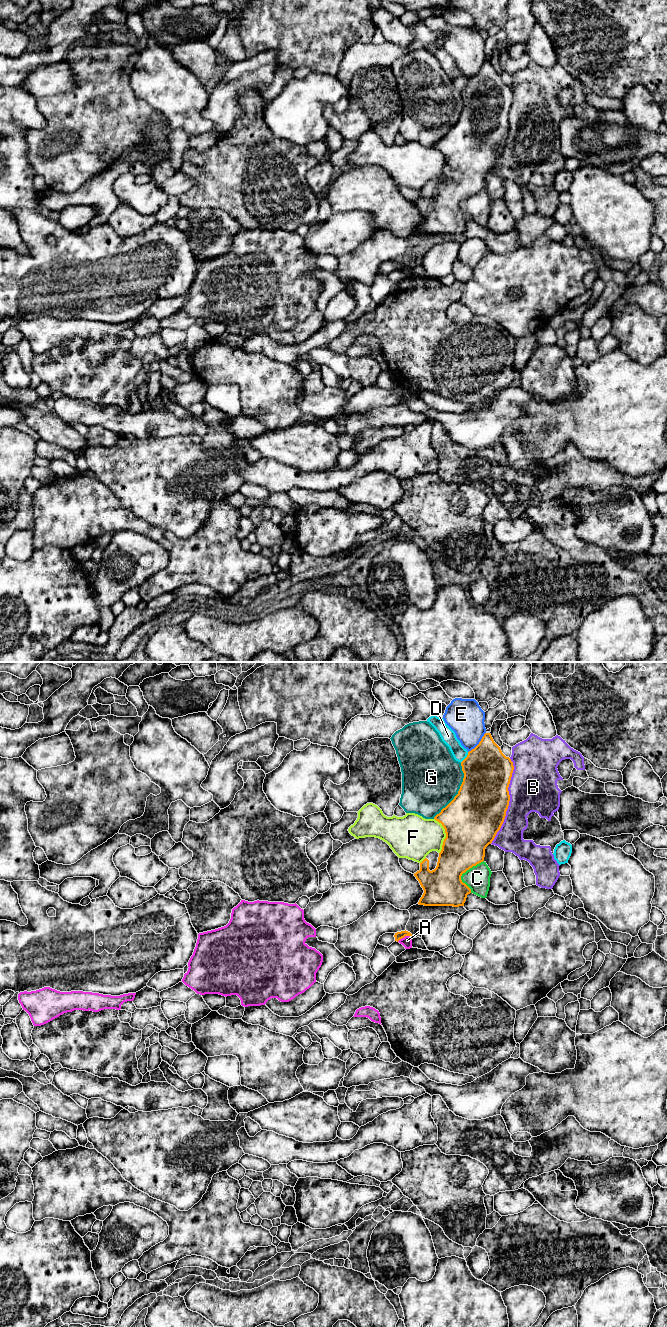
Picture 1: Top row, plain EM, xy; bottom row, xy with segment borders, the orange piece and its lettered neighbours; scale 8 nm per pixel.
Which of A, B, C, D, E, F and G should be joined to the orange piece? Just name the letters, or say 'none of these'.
none of these

